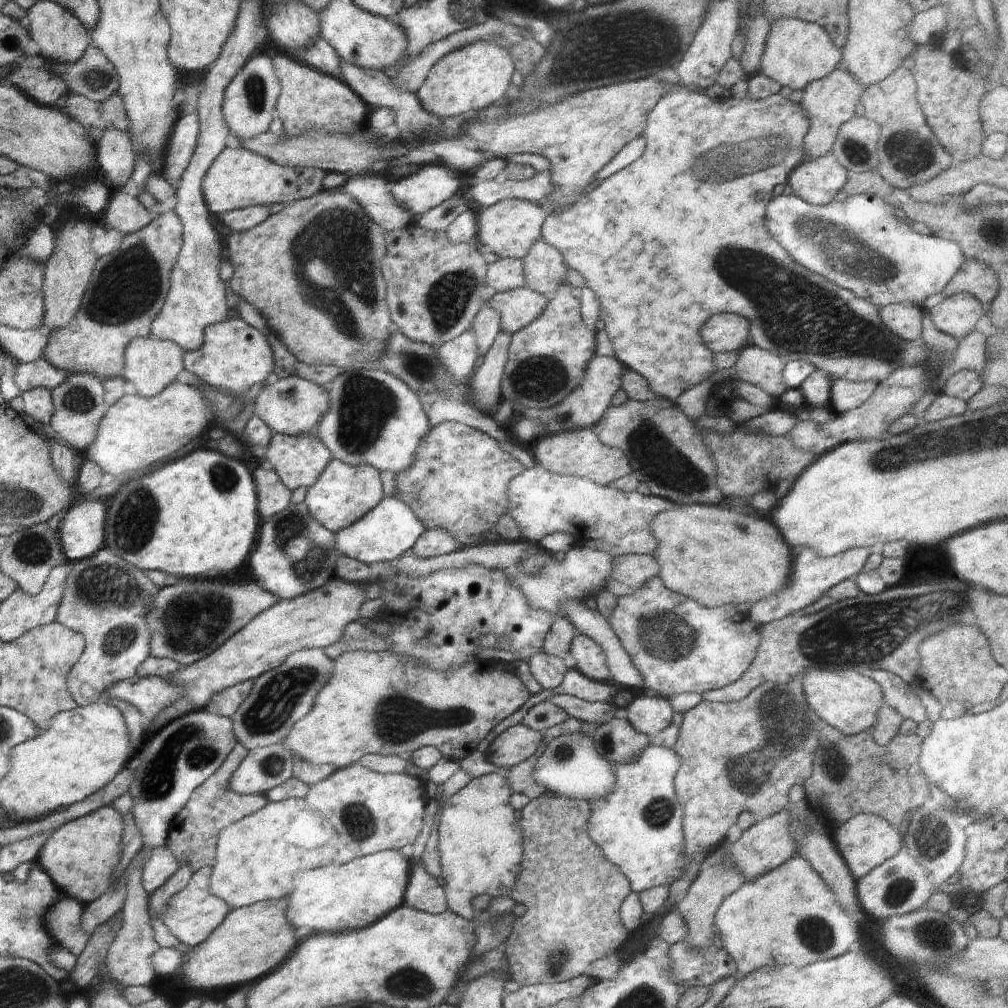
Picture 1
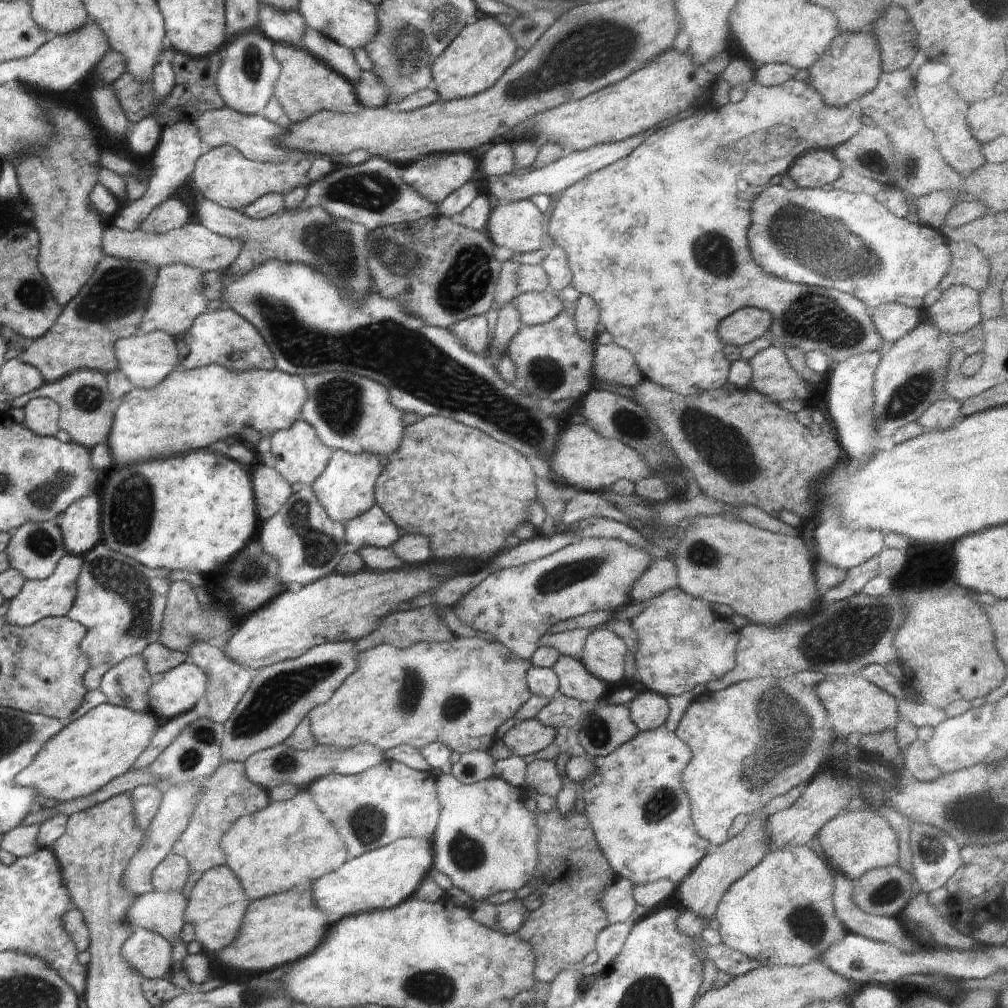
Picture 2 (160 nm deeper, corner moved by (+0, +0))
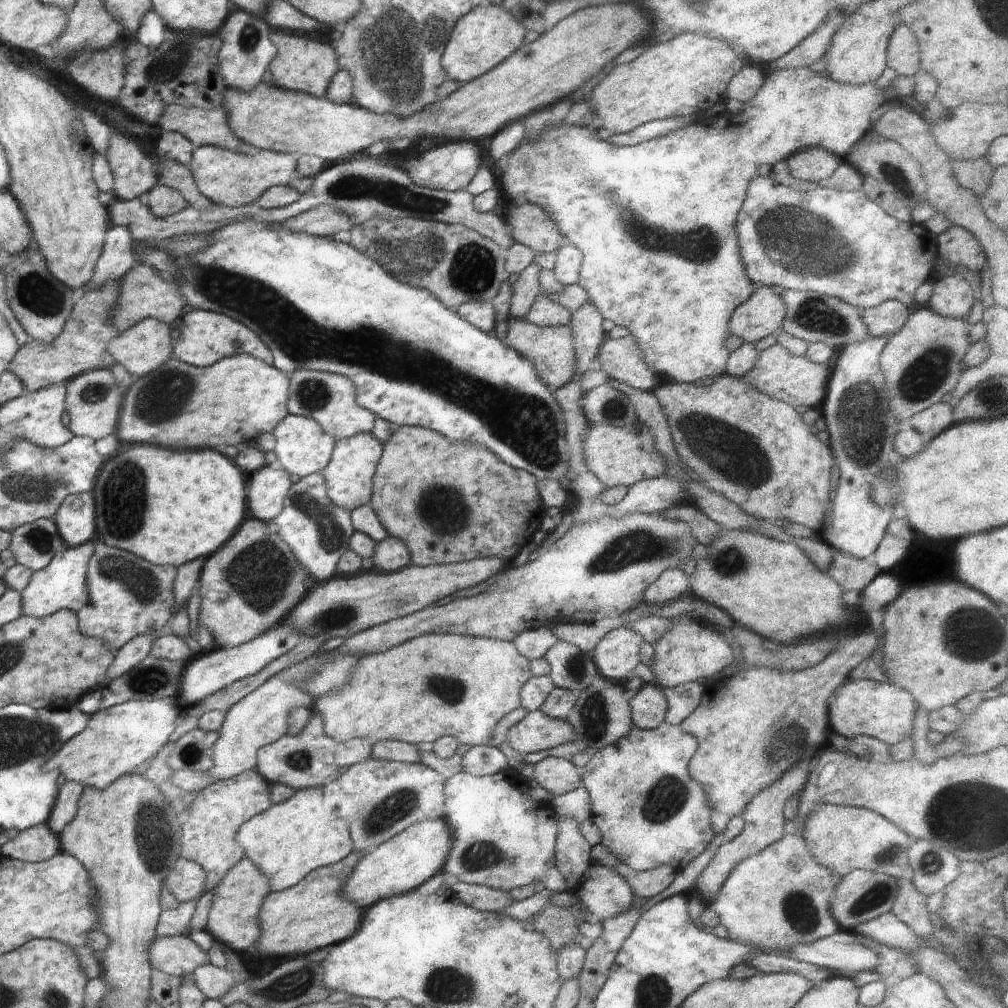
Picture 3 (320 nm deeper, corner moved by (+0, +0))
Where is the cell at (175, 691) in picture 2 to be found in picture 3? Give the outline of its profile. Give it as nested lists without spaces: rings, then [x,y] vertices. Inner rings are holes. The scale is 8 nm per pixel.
[[[284,620],[274,630],[264,632],[264,636],[256,636],[253,640],[248,640],[239,646],[196,655],[183,664],[184,671],[180,676],[180,688],[178,688],[181,708],[200,703],[210,694],[226,688],[232,682],[260,672],[274,660],[280,659],[284,654],[292,651],[300,640],[300,634],[294,628],[290,628],[288,622]]]

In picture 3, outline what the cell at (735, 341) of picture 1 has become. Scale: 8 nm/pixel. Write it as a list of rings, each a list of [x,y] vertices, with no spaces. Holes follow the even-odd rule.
[[[757,286],[748,301],[732,314],[728,324],[730,335],[753,345],[763,338],[774,336],[786,316],[782,291],[776,287]]]

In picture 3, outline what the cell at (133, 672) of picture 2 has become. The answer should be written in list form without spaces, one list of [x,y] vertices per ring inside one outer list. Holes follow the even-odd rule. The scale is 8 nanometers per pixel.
[[[144,634],[124,644],[124,647],[115,653],[114,662],[108,668],[108,678],[120,680],[122,676],[126,676],[128,670],[136,668],[144,658],[148,658],[154,640],[156,640],[155,634]]]

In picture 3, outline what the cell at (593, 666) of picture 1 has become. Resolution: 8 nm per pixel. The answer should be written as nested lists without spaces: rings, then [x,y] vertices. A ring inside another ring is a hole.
[[[610,630],[590,653],[598,673],[610,682],[629,679],[640,662],[639,650],[643,641],[634,630]]]

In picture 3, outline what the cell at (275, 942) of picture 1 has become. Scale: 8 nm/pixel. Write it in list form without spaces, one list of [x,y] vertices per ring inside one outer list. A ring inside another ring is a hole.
[[[350,852],[339,862],[310,872],[295,886],[266,894],[258,912],[260,940],[256,950],[270,957],[319,956],[328,948],[352,938],[361,926],[364,910],[354,902],[344,900],[340,888],[362,856],[362,852]]]

